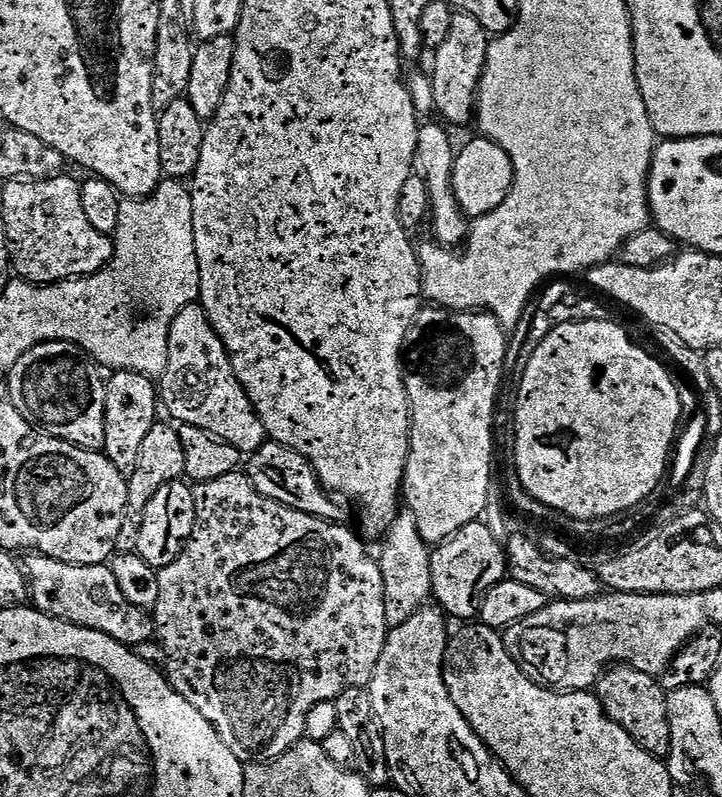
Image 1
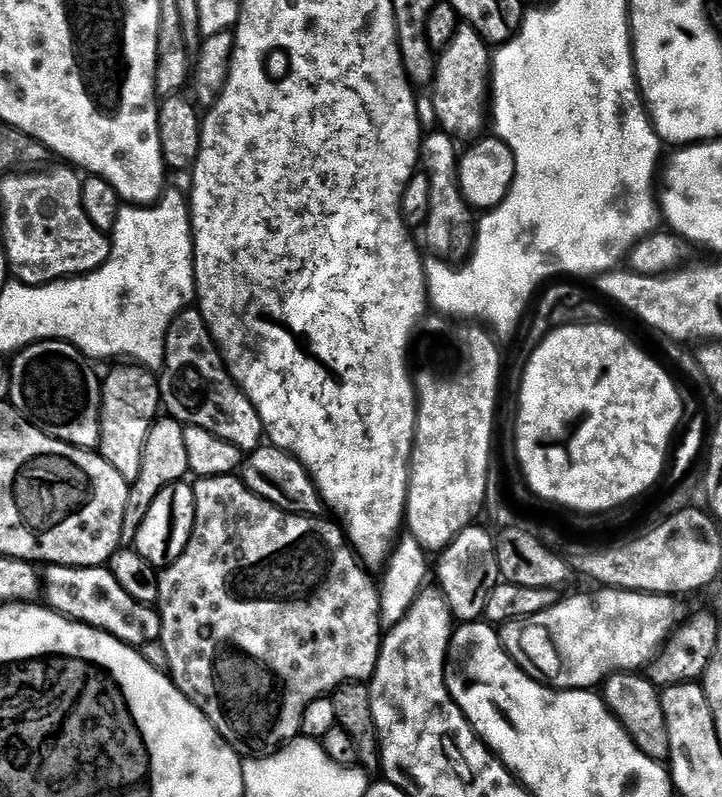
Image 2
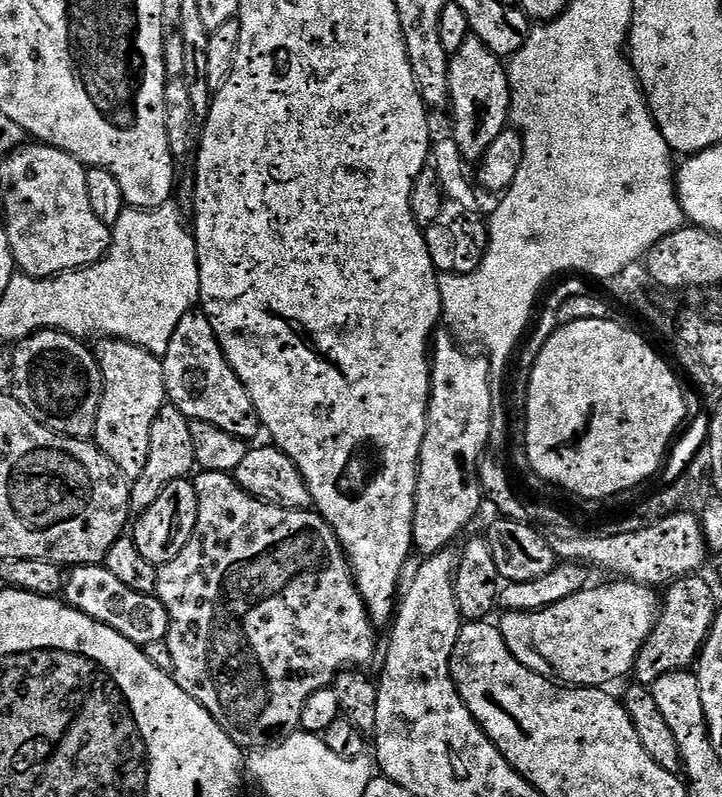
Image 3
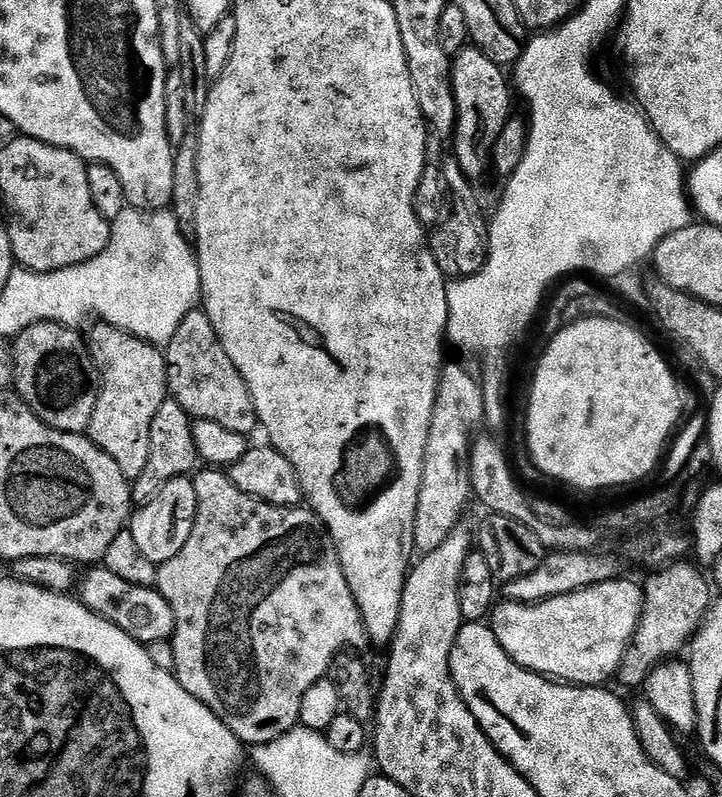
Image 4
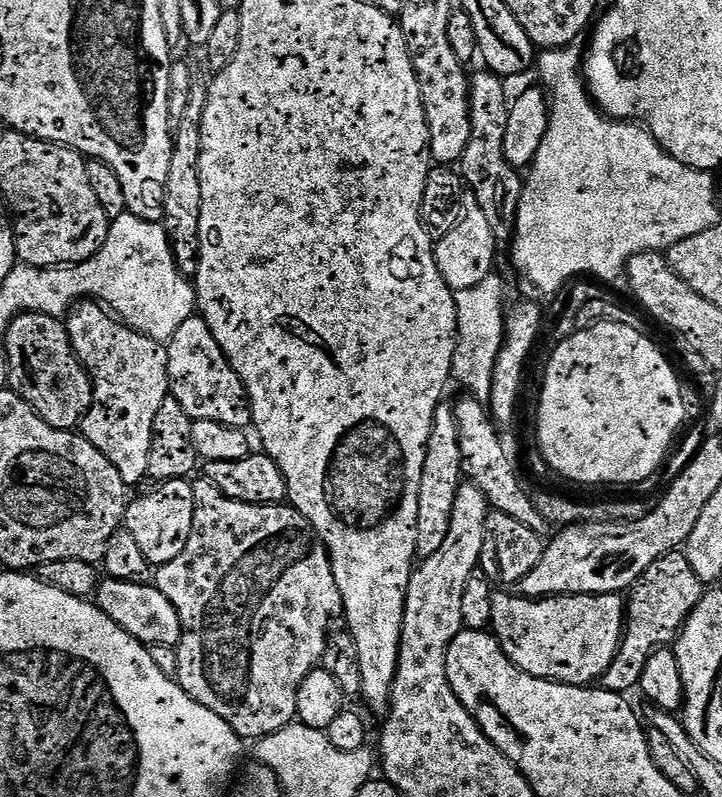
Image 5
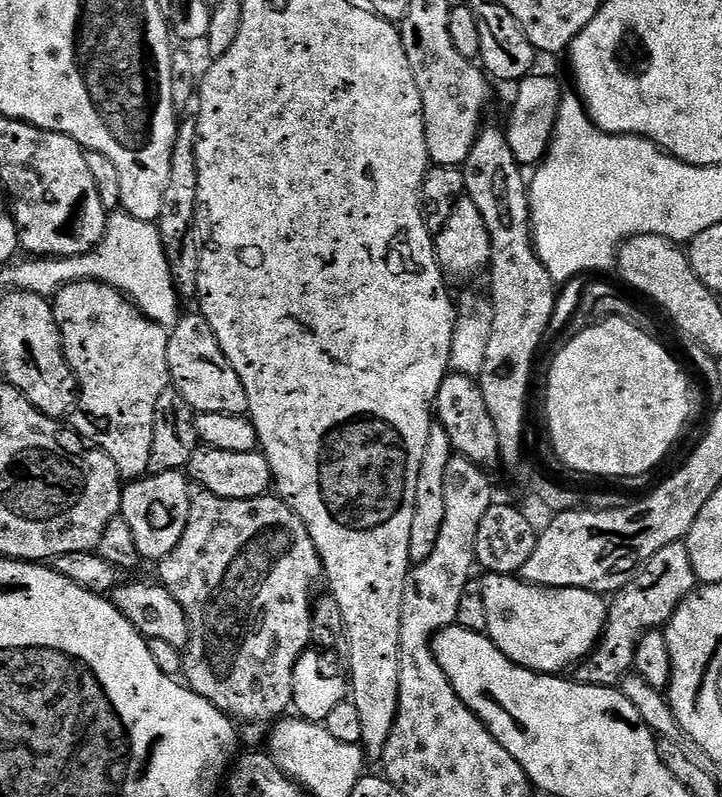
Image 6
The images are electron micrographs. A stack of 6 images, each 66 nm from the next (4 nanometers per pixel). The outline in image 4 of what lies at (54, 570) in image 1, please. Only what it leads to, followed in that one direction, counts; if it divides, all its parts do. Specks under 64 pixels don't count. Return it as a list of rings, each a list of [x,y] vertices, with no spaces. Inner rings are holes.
[[[102,566],[89,567],[85,572],[88,573],[85,576],[83,573],[78,584],[78,599],[91,612],[106,618],[114,626],[130,634],[130,638],[145,646],[171,640],[172,632],[176,629],[174,610],[170,610],[170,602],[166,602],[166,598],[162,598],[162,594],[155,588],[143,588],[130,582],[122,582],[118,574],[110,574],[110,570]]]

